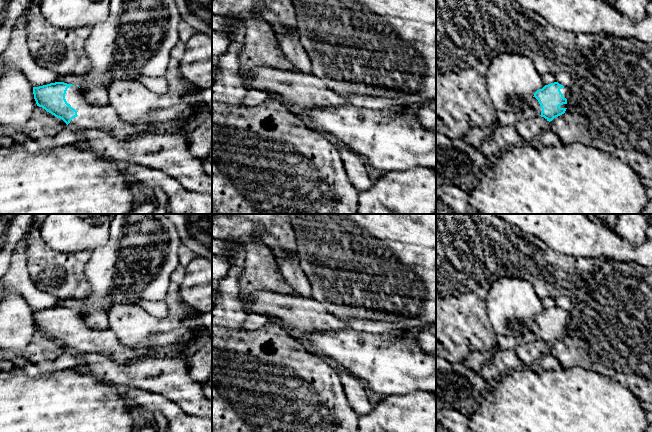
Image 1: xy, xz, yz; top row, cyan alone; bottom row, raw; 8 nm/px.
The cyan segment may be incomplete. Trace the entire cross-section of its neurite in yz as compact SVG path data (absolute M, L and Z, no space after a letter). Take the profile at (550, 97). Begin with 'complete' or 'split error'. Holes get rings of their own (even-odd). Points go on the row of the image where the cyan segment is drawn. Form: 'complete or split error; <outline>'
split error; M558 82L545 85L542 89L537 90L534 96L542 109L541 117L547 121L565 113L567 109L567 98L569 88L564 87Z

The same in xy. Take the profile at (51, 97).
split error; M55 82L33 87L33 94L37 106L62 119L67 125L79 116L81 129L99 129L122 141L150 134L149 126L155 127L157 134L185 135L190 118L203 111L203 106L196 102L180 103L160 109L141 122L129 123L121 120L108 103L89 104L82 89L72 84Z

